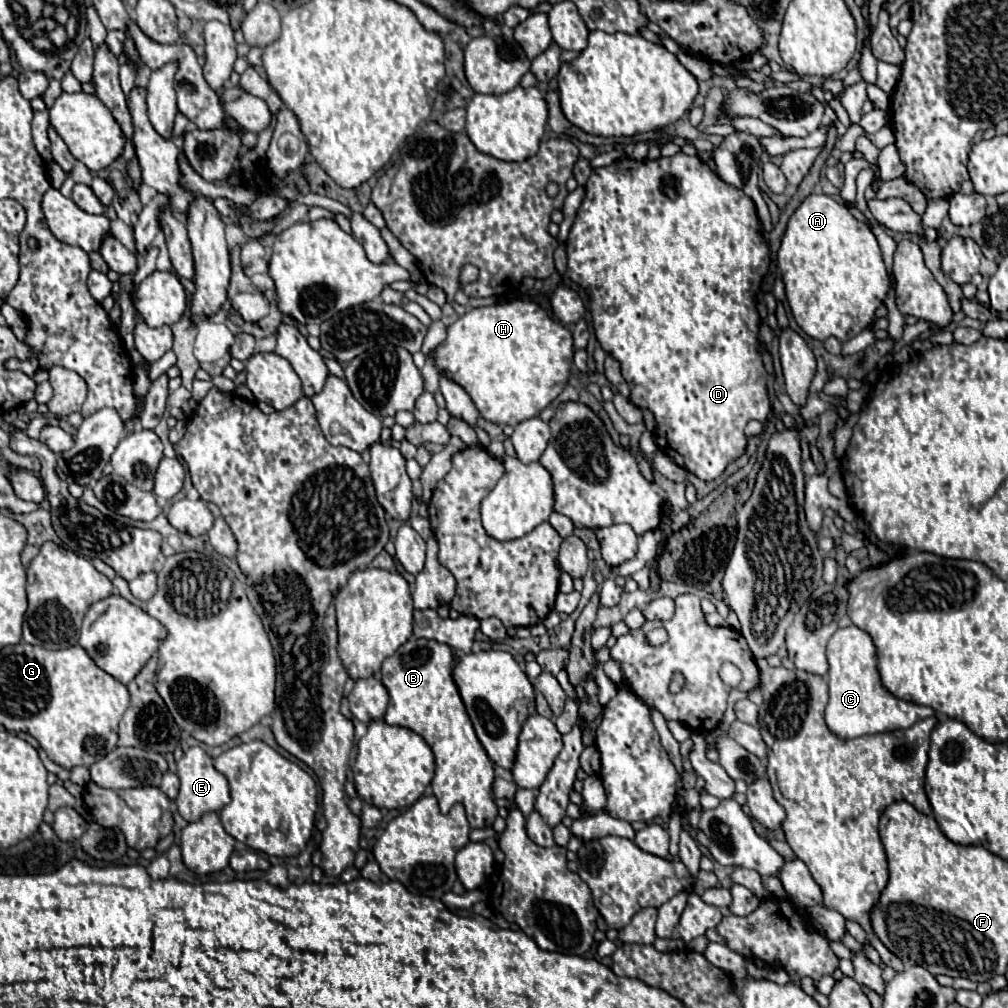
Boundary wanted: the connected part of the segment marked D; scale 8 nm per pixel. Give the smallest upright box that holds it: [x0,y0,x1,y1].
[567,152,771,480]

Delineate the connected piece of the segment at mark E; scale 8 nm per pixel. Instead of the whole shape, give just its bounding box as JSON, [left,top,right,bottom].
[175,746,231,822]

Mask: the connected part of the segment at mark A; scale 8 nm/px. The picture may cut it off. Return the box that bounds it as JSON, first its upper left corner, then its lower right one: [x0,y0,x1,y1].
[777,192,889,342]

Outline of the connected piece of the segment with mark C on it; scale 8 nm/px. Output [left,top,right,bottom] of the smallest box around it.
[825,624,933,738]

